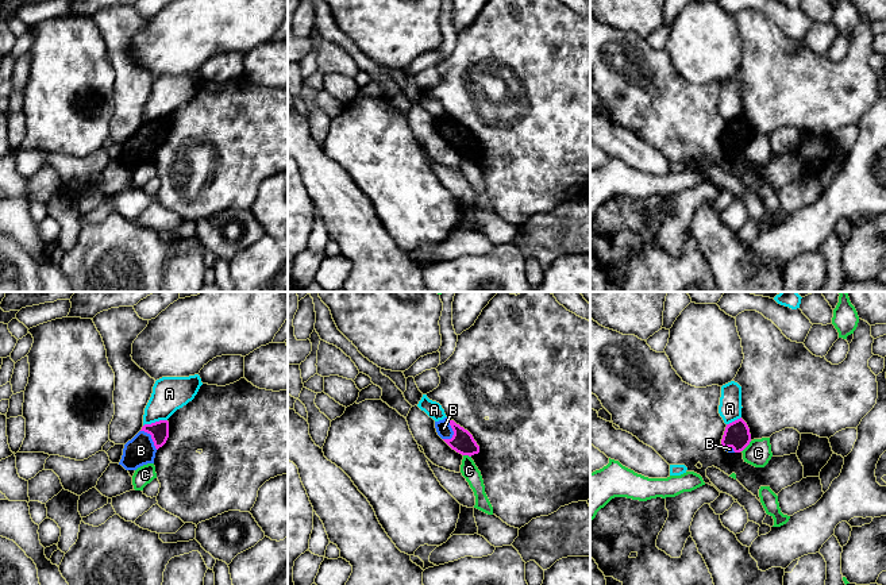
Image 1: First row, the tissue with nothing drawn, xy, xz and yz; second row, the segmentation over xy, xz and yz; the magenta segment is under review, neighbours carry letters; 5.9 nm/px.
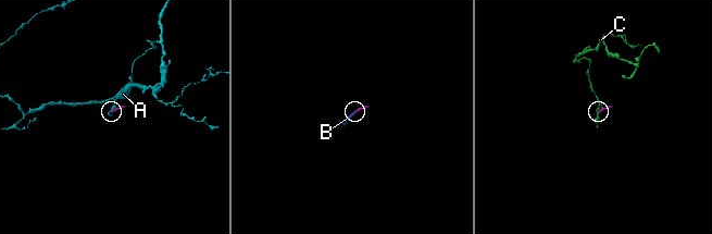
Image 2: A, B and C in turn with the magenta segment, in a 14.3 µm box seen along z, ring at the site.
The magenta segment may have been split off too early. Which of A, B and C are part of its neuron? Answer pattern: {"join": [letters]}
{"join": ["B"]}

